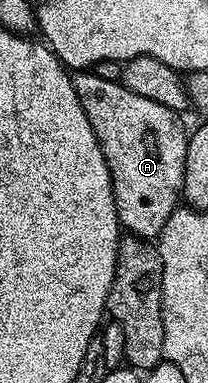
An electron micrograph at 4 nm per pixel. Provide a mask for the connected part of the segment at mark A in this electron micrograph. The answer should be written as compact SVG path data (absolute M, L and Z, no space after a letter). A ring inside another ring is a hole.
M93 72L73 73L72 83L108 165L121 227L141 240L159 239L184 188L189 131L180 123L181 115L138 96L138 92L130 92L119 81L102 80Z

